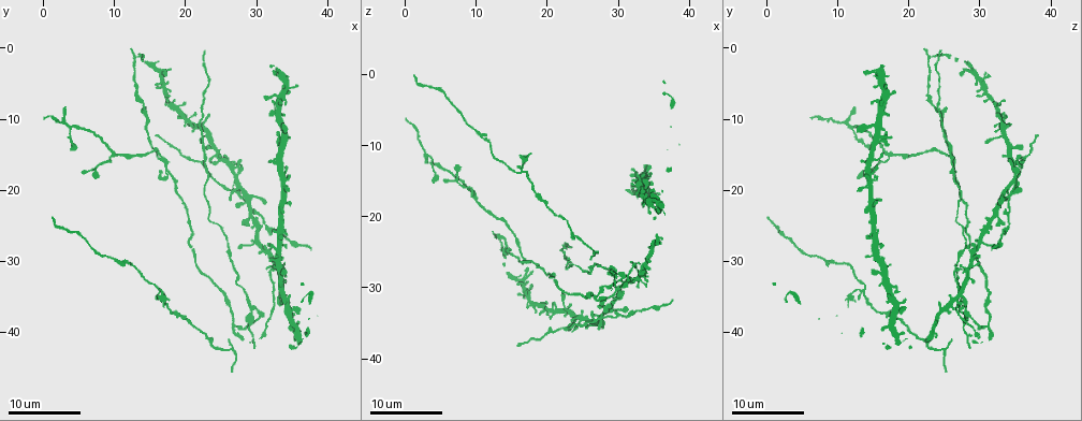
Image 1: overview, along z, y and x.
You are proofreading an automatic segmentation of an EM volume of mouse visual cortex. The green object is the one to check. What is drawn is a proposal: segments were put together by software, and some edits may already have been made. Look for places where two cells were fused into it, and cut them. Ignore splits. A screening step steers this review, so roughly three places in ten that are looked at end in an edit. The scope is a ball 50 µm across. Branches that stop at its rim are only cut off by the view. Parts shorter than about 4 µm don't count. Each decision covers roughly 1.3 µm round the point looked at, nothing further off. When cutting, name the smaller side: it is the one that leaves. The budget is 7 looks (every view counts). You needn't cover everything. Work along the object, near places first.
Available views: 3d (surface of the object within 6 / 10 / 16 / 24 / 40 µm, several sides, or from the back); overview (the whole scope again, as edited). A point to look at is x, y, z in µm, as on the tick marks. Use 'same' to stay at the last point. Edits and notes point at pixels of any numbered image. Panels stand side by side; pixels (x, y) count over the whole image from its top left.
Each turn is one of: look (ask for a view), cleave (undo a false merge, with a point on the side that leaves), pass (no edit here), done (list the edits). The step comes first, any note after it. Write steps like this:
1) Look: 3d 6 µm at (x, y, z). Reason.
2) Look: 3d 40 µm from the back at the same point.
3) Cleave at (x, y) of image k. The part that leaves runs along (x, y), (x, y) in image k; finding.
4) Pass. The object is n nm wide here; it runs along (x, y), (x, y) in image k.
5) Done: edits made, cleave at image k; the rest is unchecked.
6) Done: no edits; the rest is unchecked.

Look: 3d 24 µm at (28.0, 21.0, 34.0). Four or more arms meet.

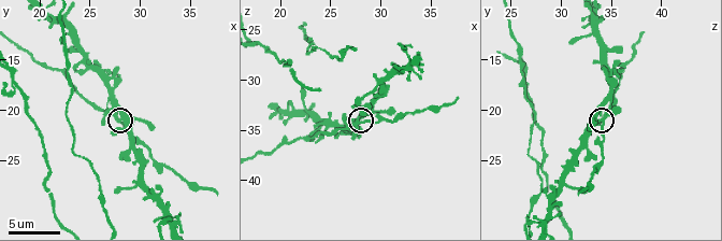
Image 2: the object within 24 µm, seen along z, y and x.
Look: 3d 6 µm at (27.6, 20.8, 34.2).

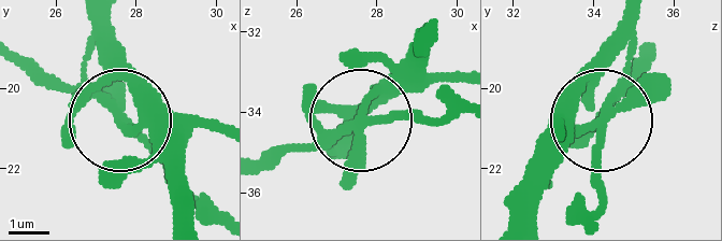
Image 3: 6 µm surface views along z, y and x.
Pass. It runs along (428, 28), (362, 114), (373, 124), (414, 114), (442, 124) in image 3; all the same cell.

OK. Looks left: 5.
Look: 3d 24 µm at (26.0, 34.5, 31.5). Calibre changes.

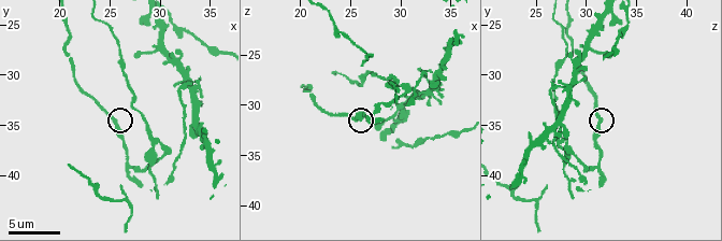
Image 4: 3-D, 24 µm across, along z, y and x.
Look: 3d 10 µm at (25.4, 34.8, 31.4).

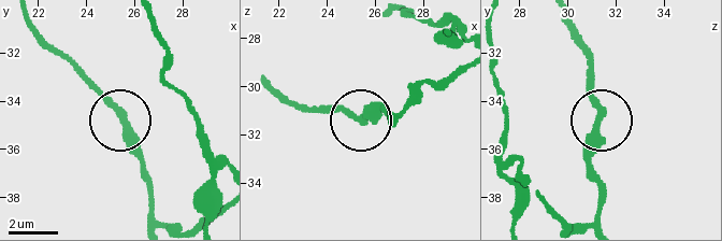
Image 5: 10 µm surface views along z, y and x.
Pass. The object is 310 nm wide here; it runs along (591, 222), (597, 210), (591, 136), (600, 111), (591, 76) in image 5; one cell here.

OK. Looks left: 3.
Look: 3d 10 µm at (29.4, 36.8, 27.2). Branch point.

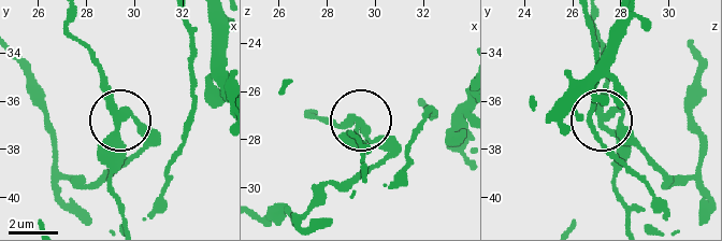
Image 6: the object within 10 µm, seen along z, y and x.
Cleave at (123, 144) of image 6. The object is 270 nm wide here; two cells meet here.

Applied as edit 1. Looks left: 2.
Look: 3d 16 µm at (16.5, 15.0, 26.0). Two arms in line, one across.

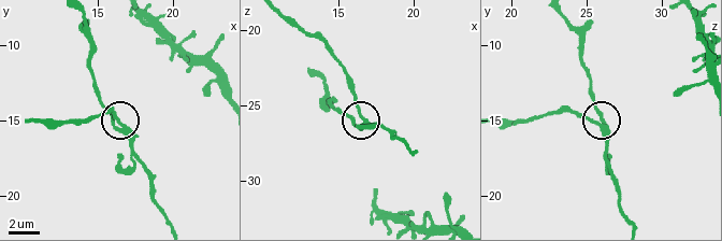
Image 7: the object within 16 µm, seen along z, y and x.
Look: 3d 10 µm at (16.4, 15.0, 25.6).

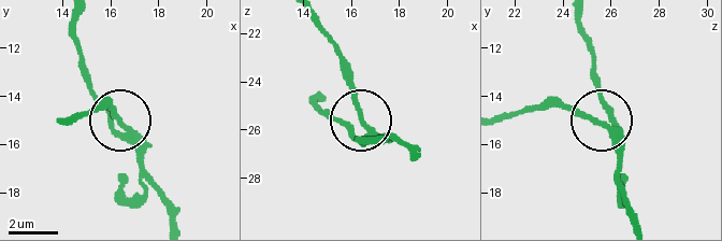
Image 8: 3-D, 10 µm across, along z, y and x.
Pass. 3 arms meet here; it runs along (175, 218), (146, 169), (142, 144), (85, 79) in image 8; continuous, no second cell.

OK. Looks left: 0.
Done: edits made, cleave at image 6; the rest is unchecked.

